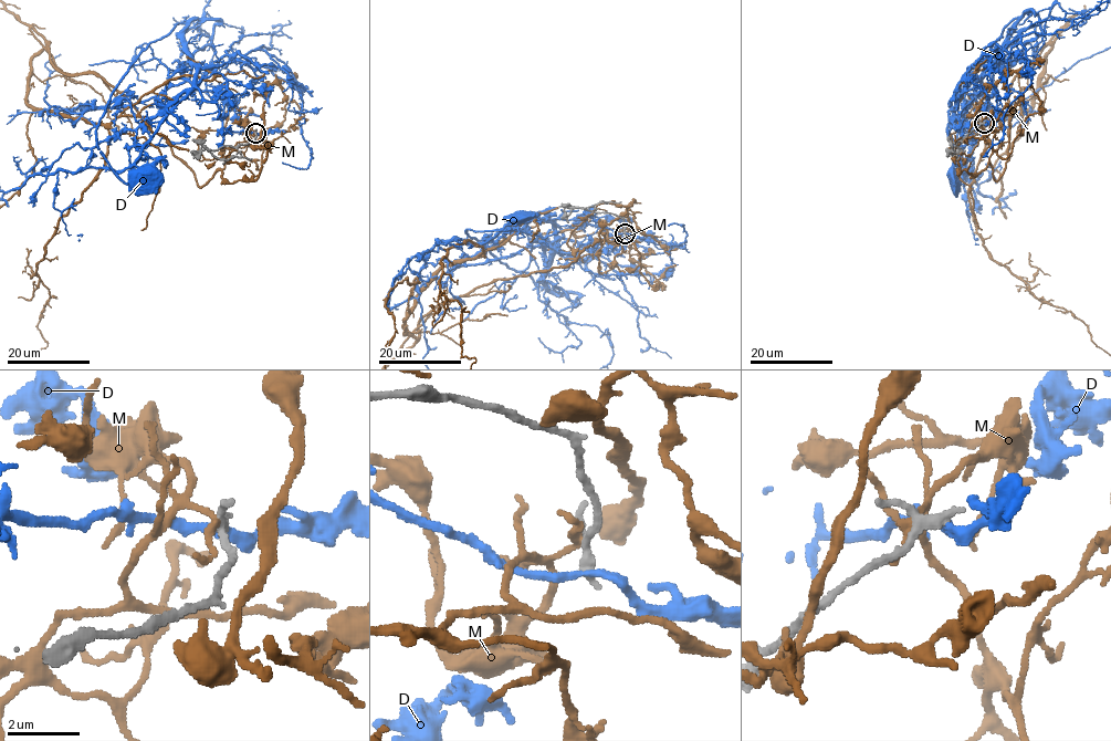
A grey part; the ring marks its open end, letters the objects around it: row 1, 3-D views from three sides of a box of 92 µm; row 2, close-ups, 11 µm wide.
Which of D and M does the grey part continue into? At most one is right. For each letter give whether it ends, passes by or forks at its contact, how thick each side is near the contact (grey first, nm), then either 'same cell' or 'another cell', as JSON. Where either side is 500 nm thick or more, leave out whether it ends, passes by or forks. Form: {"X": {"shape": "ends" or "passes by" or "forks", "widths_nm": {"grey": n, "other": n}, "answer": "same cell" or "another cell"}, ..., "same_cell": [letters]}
{"D": {"shape": "passes by", "widths_nm": {"grey": 260, "other": 240}, "answer": "same cell"}, "M": {"shape": "passes by", "widths_nm": {"grey": 240, "other": 190}, "answer": "another cell"}, "same_cell": ["D"]}

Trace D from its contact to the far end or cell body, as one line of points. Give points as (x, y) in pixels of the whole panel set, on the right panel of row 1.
D: (984, 123), (964, 127), (957, 110), (957, 98), (961, 96), (956, 96), (947, 128), (956, 165), (953, 177)

